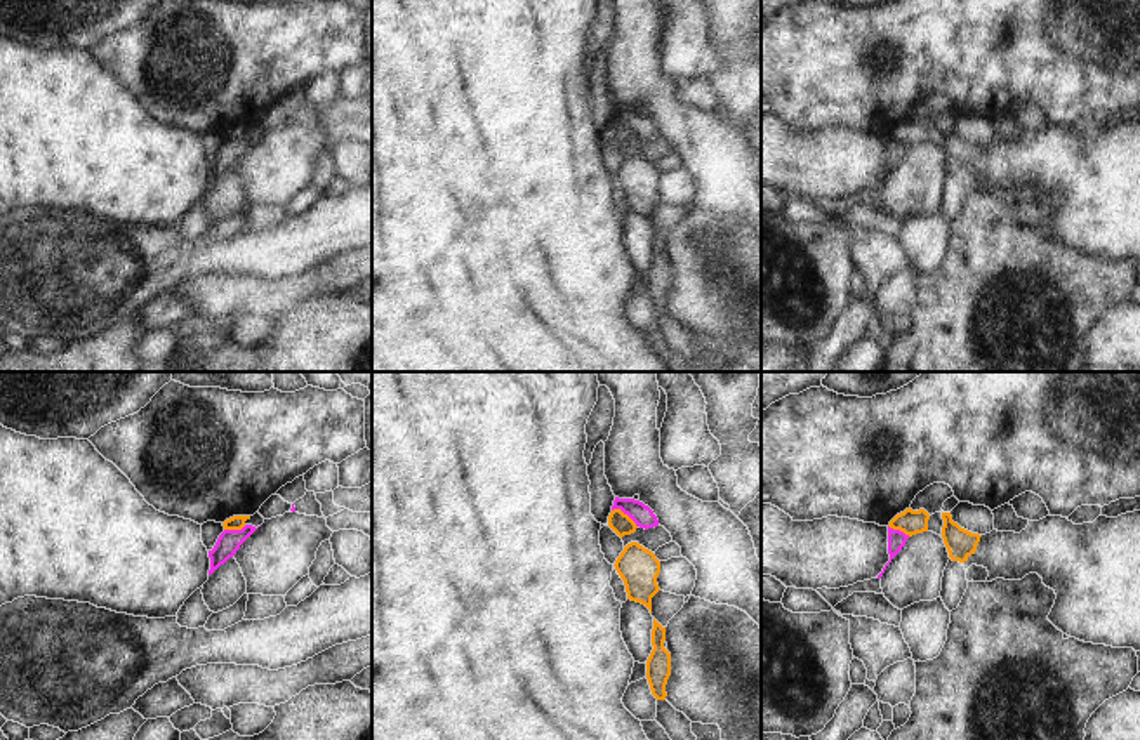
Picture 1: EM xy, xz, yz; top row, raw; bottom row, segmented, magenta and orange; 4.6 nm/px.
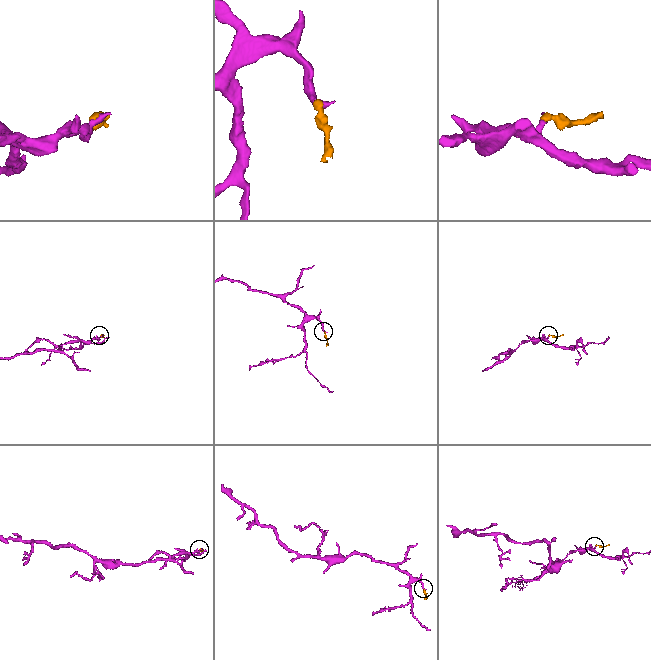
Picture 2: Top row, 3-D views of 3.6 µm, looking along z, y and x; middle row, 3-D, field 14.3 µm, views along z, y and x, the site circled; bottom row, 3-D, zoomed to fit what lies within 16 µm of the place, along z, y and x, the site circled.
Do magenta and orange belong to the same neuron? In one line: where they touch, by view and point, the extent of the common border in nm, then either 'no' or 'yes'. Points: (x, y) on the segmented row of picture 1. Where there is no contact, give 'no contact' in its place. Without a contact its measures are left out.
contact xz (626, 513); length 150 nm; no

